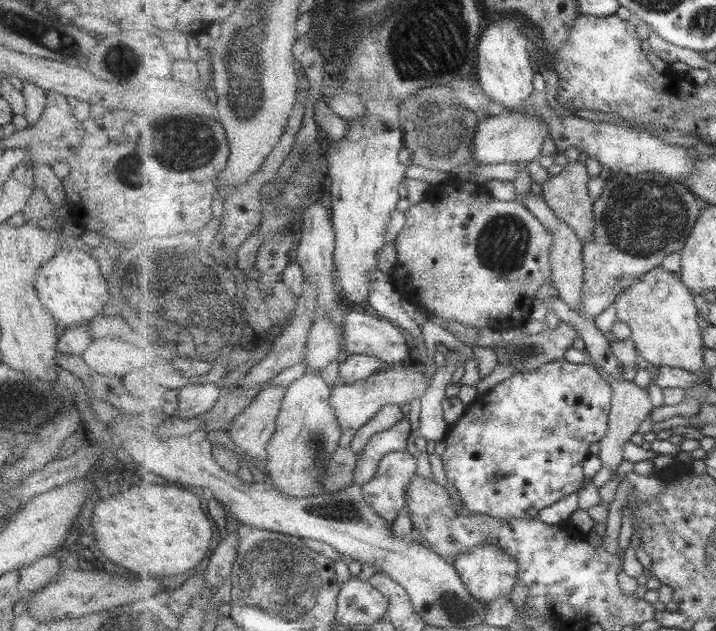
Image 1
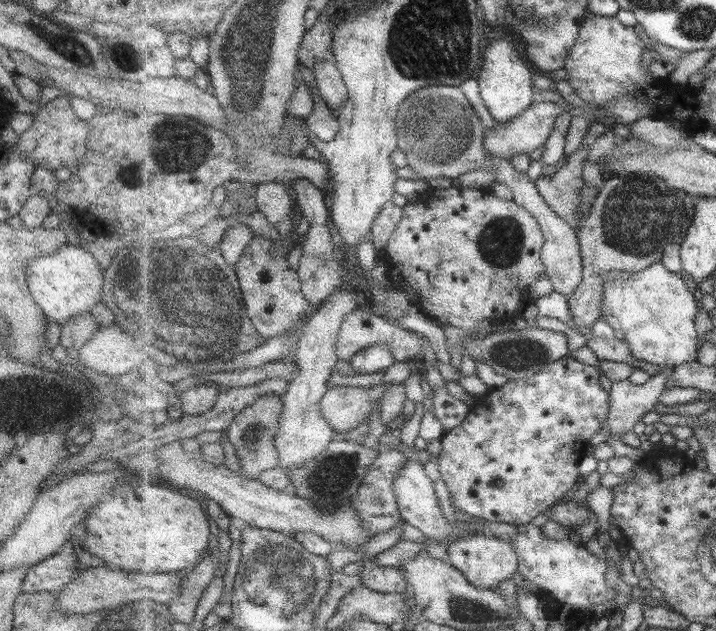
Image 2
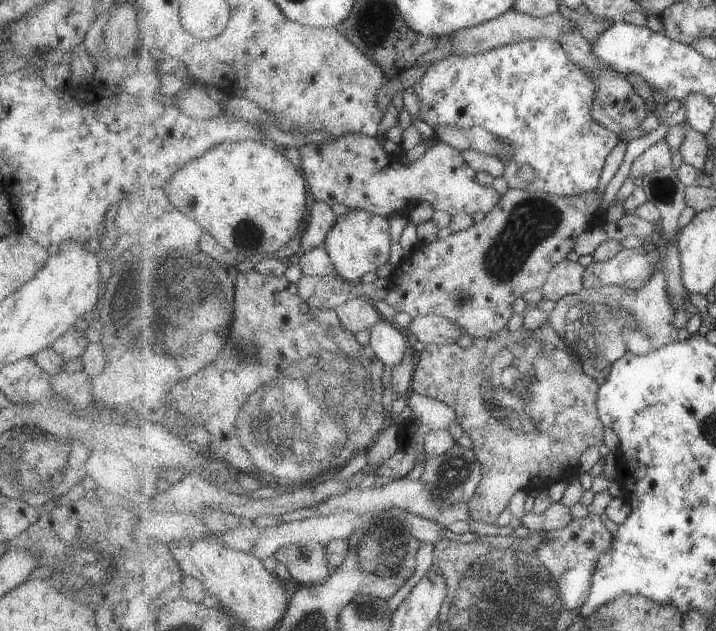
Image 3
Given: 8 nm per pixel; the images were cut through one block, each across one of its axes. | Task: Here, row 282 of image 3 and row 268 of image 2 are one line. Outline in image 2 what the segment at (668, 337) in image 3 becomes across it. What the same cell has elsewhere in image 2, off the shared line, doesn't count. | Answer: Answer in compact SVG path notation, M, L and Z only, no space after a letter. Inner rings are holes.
M657 261L654 262L648 269L637 271L633 273L631 271L622 270L610 270L609 272L603 273L602 278L604 278L604 293L603 293L603 306L602 313L600 314L601 320L607 320L607 323L613 327L615 330L620 330L624 335L624 342L629 344L631 351L633 351L633 357L639 359L640 361L645 361L646 363L651 363L655 365L672 365L675 368L685 364L685 362L697 362L700 350L697 351L697 346L699 346L699 334L695 330L695 318L697 318L697 301L699 300L698 293L693 293L689 290L687 282L681 278L680 272L673 272L664 265L664 262Z

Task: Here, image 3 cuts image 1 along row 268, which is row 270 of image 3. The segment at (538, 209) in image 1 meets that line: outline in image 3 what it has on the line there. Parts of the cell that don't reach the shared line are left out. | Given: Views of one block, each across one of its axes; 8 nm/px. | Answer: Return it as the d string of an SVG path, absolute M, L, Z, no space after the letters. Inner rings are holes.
M561 261L552 272L548 281L541 288L543 298L558 301L568 294L578 293L584 289L584 267L578 261Z

